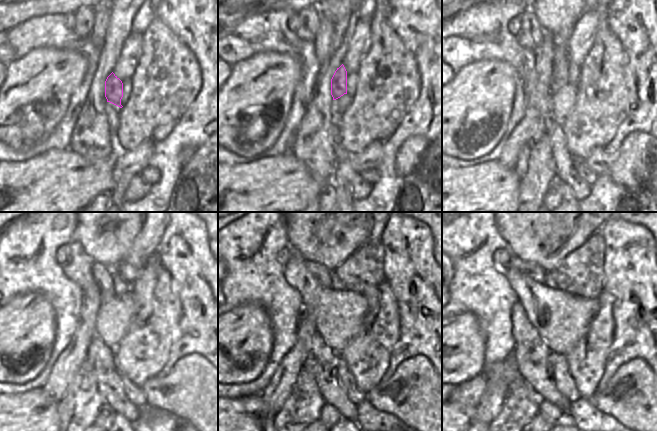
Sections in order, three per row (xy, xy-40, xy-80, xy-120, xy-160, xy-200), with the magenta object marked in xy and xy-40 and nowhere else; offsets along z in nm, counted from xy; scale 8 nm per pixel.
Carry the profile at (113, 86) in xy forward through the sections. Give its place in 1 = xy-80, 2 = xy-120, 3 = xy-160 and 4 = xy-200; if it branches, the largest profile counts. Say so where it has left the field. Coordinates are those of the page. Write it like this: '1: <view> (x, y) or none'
1: xy-80 (560, 77)
2: xy-120 (111, 284)
3: xy-160 (323, 275)
4: xy-200 (531, 269)

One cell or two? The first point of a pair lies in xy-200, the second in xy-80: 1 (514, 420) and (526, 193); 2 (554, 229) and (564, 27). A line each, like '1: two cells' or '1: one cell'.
1: one cell
2: one cell

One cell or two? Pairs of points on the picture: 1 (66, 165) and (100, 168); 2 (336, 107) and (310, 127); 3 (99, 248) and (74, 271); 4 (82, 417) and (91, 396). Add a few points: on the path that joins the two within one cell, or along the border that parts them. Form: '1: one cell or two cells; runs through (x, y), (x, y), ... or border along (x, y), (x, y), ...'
1: one cell; runs through (74, 171), (92, 171)
2: two cells; border along (332, 100), (331, 115), (334, 118)
3: two cells; border along (75, 239), (95, 261)
4: one cell; runs through (82, 412), (82, 405), (86, 401)

